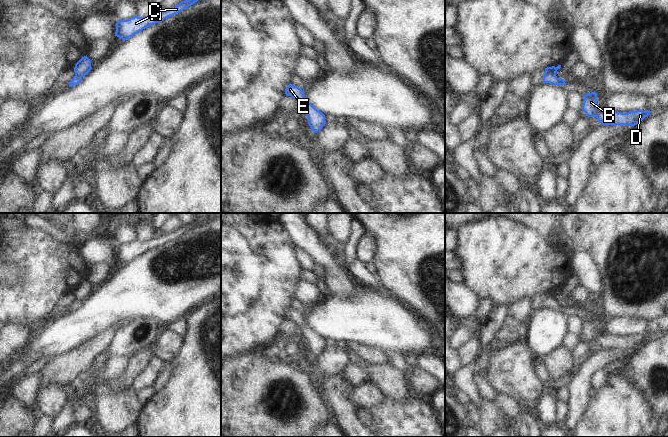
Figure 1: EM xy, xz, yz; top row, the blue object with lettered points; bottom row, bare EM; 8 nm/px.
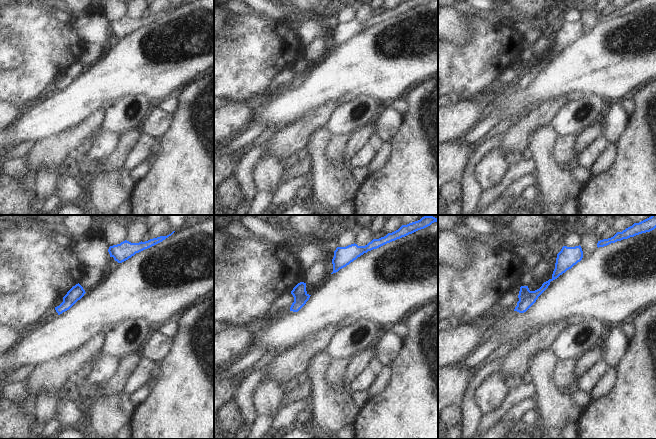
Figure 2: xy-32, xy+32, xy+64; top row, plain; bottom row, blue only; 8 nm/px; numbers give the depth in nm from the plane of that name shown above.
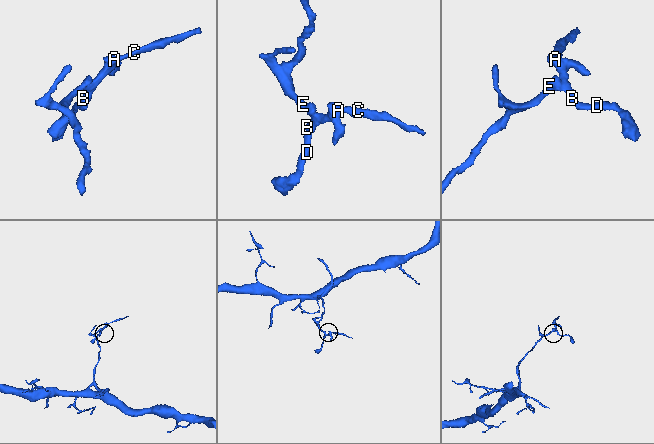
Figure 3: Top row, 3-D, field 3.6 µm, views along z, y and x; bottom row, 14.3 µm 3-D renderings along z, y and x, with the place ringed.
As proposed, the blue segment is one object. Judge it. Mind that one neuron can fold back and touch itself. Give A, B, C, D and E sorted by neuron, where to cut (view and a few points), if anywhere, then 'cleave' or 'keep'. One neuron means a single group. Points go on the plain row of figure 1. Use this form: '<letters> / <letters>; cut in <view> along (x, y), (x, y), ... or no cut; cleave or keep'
A B C D E; no cut; keep

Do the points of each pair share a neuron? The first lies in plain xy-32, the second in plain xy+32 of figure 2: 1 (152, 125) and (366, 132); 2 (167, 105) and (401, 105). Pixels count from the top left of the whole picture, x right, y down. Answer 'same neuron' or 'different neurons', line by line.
1: different neurons
2: same neuron

